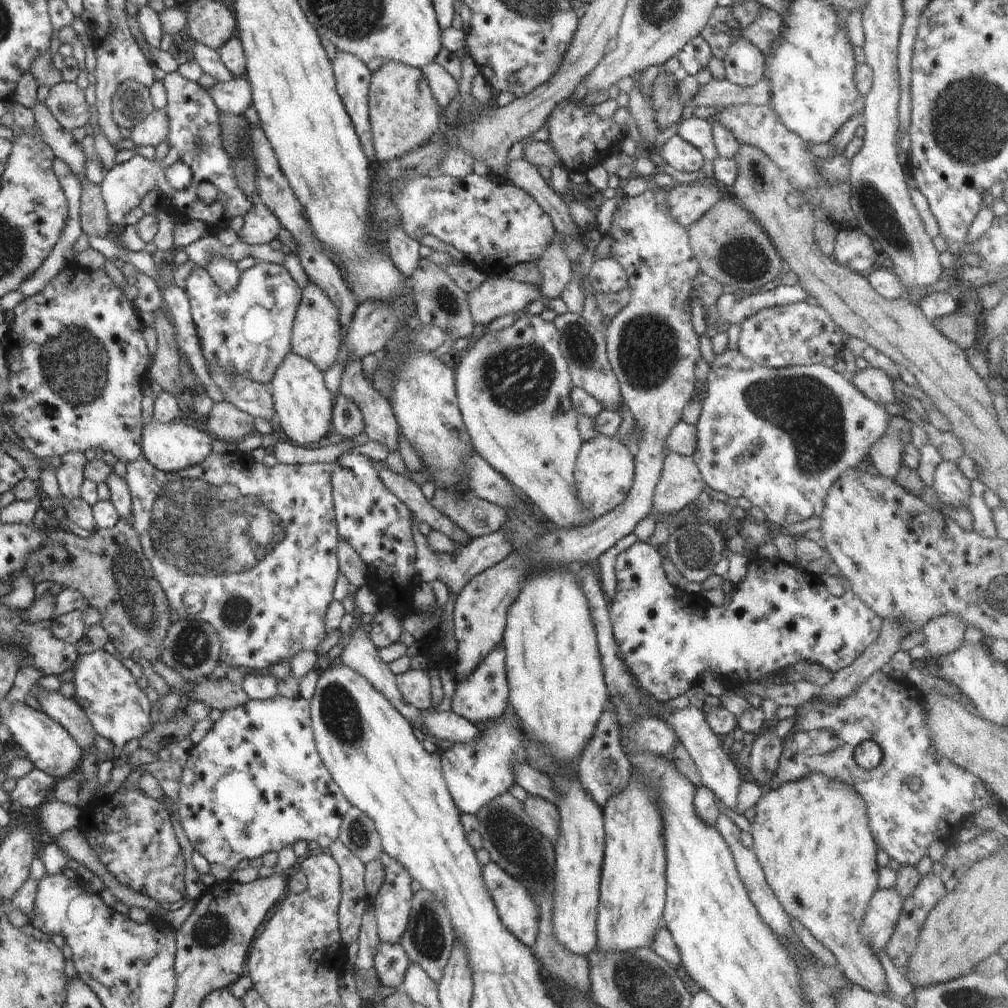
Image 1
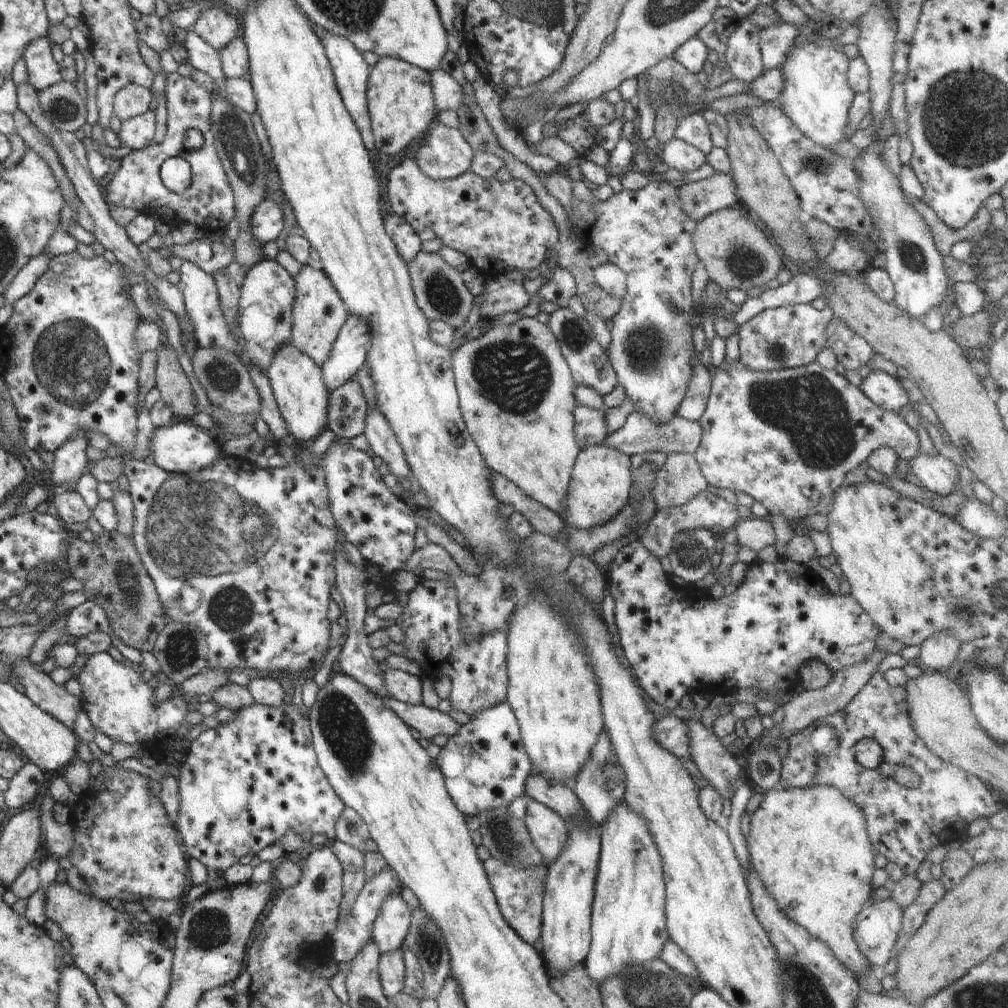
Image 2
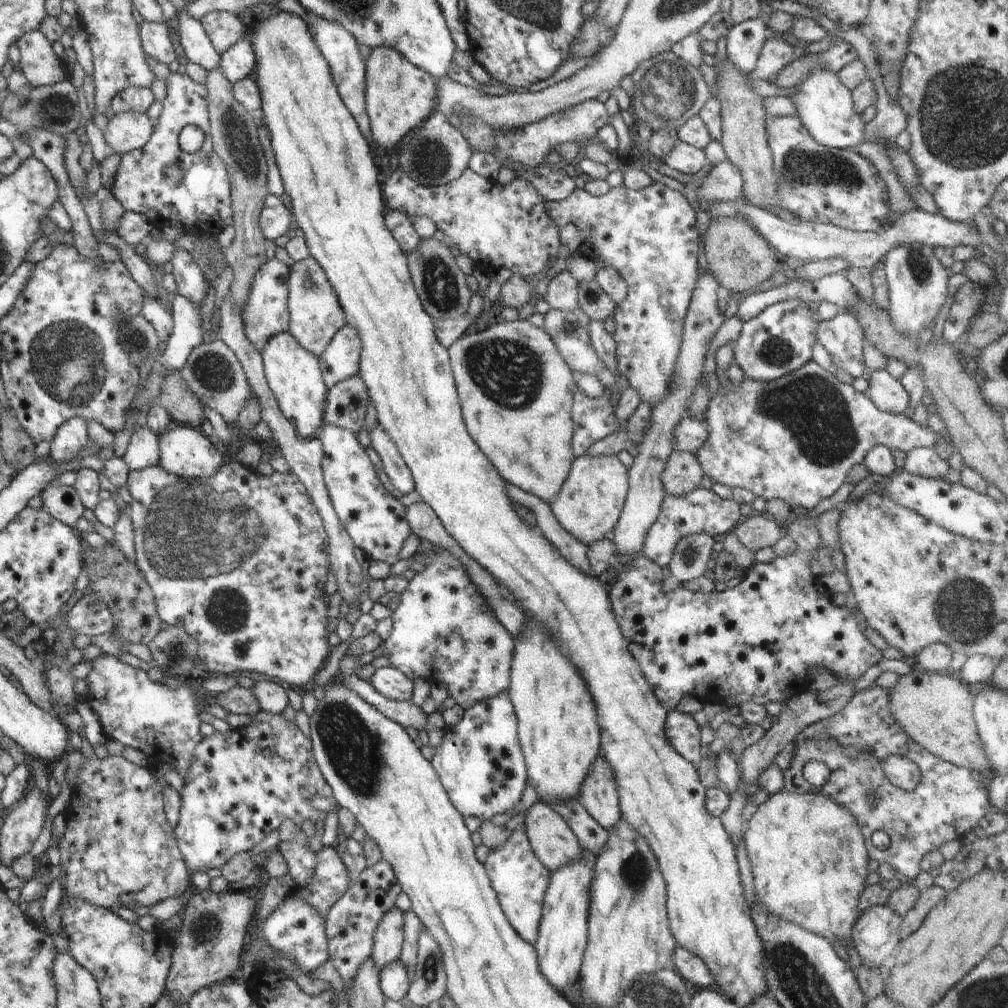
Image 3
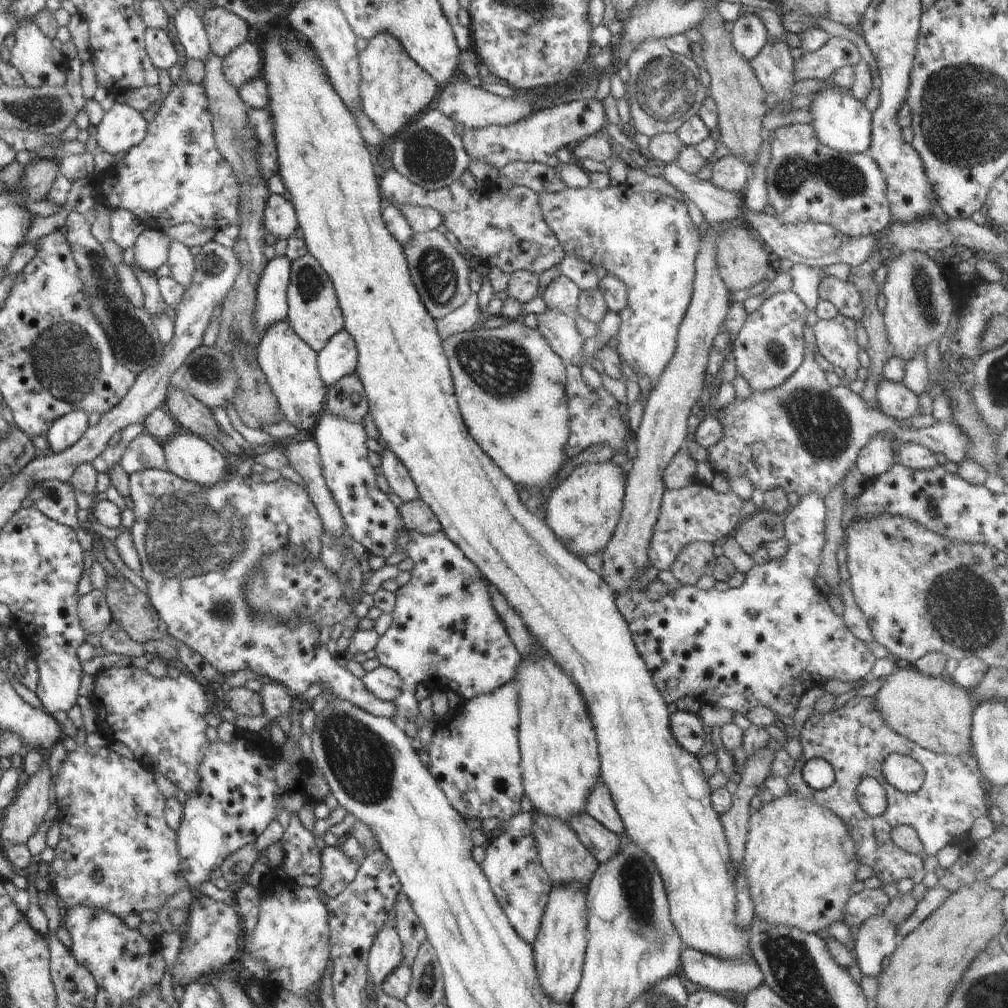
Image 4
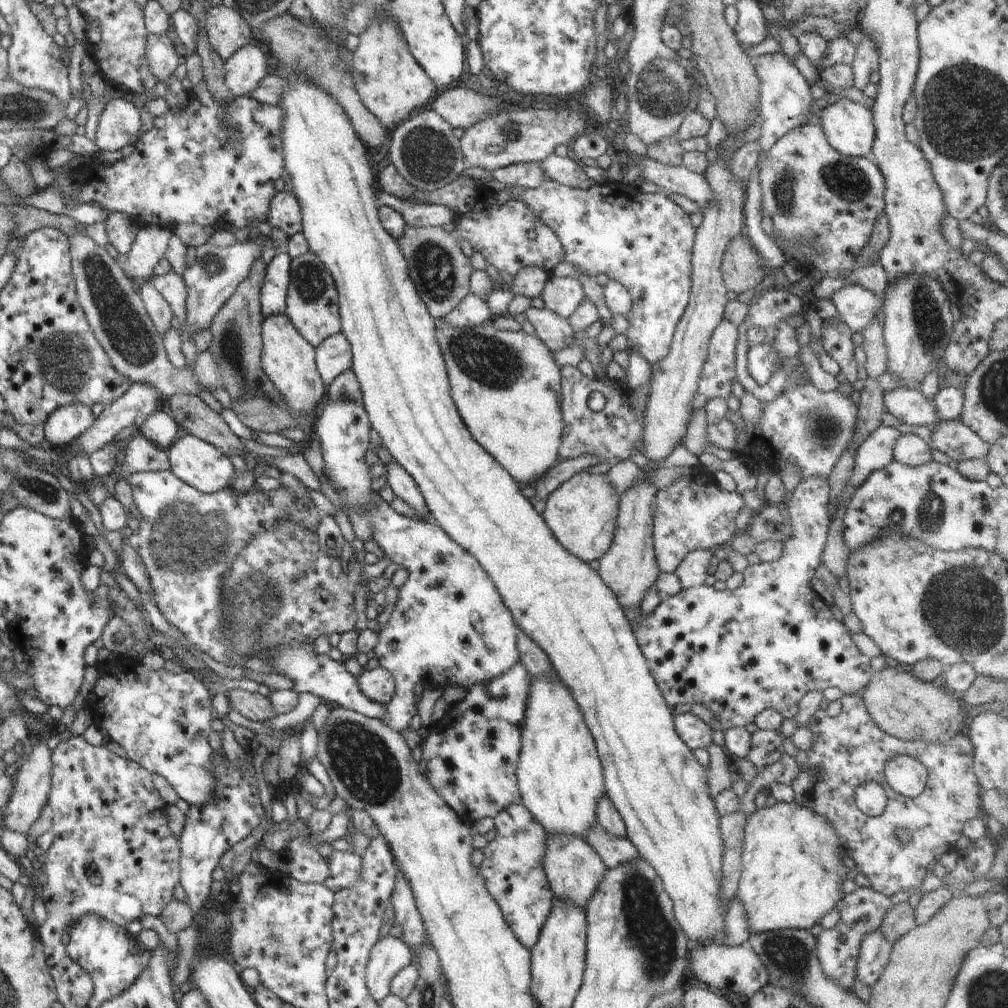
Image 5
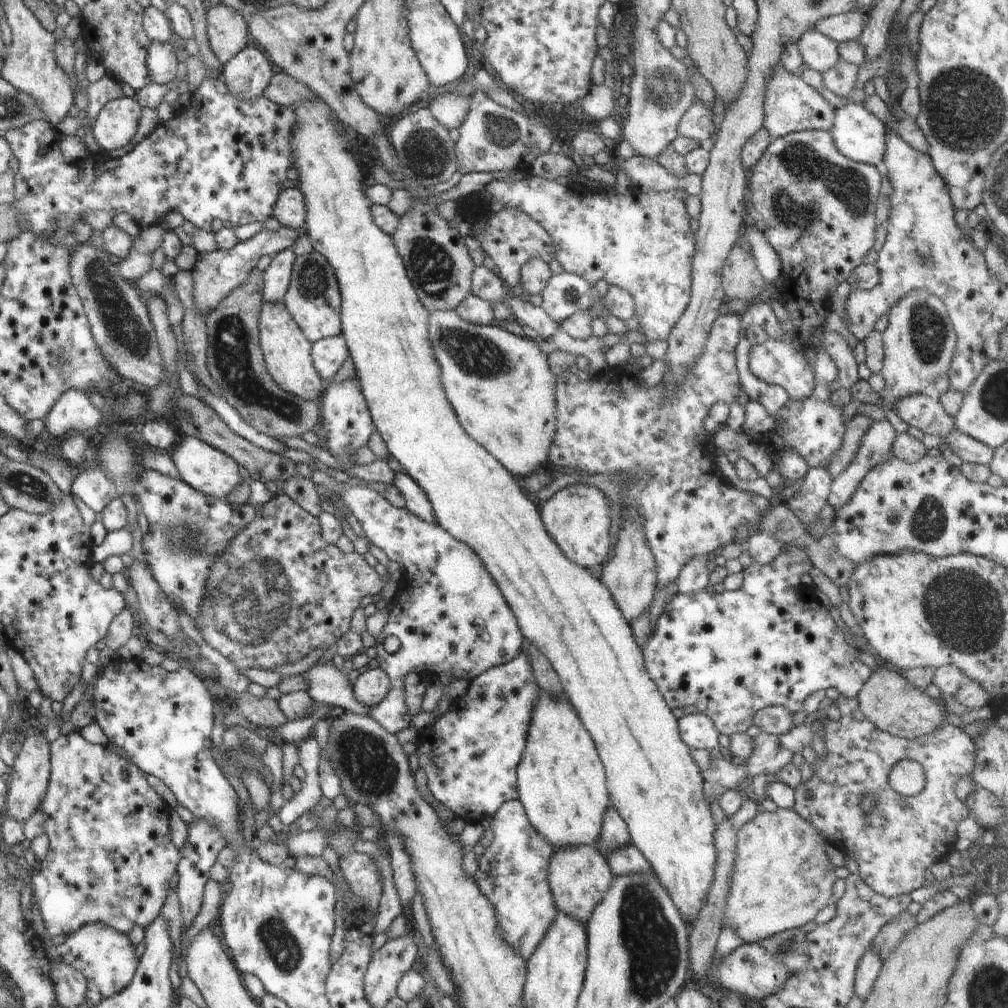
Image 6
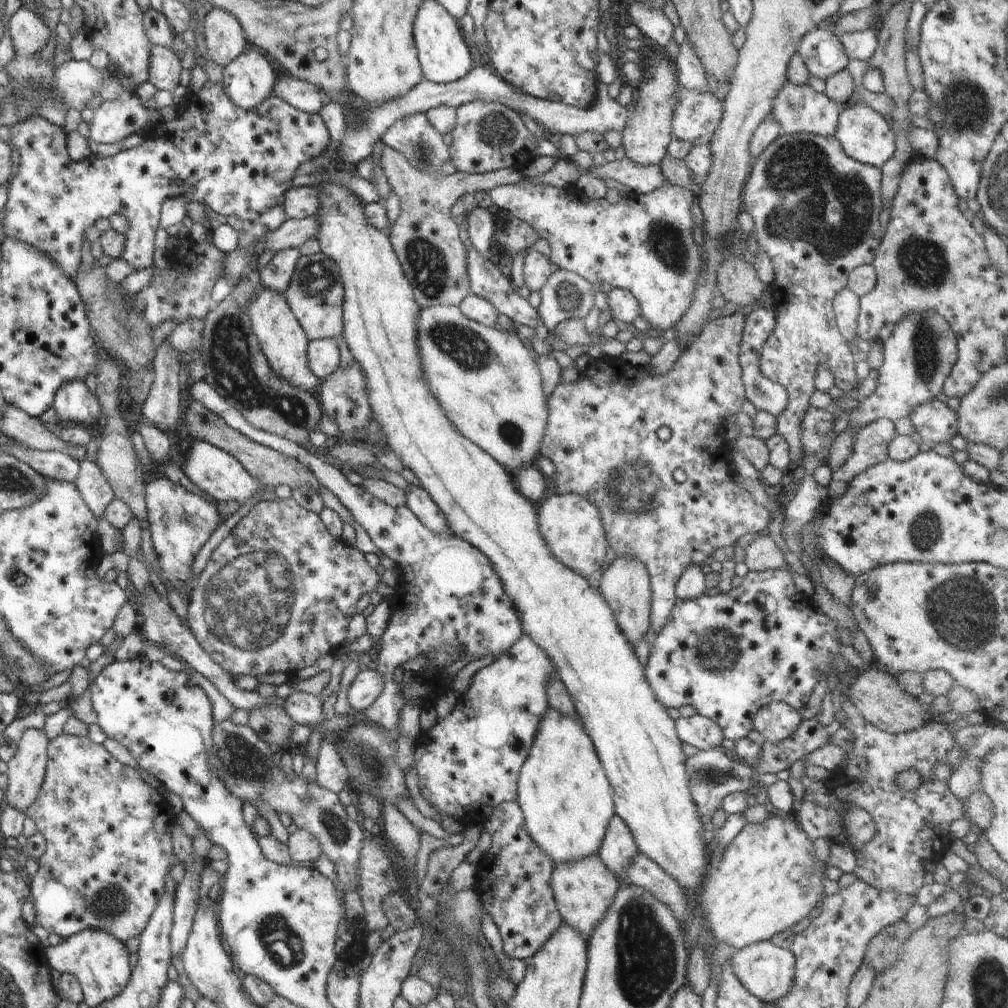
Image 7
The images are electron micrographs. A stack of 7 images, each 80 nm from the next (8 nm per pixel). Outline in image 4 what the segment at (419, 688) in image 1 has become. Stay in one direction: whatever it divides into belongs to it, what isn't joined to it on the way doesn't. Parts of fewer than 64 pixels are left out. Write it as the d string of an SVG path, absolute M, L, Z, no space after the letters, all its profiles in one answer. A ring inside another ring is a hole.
M380 665L362 678L365 687L380 700L396 700L401 695L403 680L391 668Z

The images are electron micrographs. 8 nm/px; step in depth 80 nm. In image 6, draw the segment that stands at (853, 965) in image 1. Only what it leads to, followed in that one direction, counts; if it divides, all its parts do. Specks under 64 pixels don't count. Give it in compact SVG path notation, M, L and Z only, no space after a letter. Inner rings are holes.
M778 807L775 812L760 811L743 826L739 827L737 832L737 857L734 863L731 886L727 896L725 922L723 926L728 925L729 929L734 929L735 933L738 933L738 936L740 936L744 943L758 943L776 933L790 929L800 929L804 924L812 922L816 914L828 910L828 900L832 898L832 885L839 878L834 873L836 867L828 861L828 856L826 855L826 851L824 851L826 842L828 842L828 840L826 840L825 836L818 829L815 829L804 817L801 817L793 808L785 809Z

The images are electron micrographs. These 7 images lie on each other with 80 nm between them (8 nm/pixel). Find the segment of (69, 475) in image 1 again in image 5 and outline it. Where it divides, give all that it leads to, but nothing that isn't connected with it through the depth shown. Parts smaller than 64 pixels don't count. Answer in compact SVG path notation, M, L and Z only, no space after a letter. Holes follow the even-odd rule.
M82 403L60 407L43 424L45 438L56 450L63 449L88 430L94 421L91 410Z

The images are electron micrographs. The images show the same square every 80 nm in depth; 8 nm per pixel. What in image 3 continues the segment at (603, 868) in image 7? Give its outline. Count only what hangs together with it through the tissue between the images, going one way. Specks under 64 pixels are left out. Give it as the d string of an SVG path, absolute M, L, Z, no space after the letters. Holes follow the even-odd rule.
M534 803L526 811L524 826L534 854L550 872L580 858L577 836L548 803Z

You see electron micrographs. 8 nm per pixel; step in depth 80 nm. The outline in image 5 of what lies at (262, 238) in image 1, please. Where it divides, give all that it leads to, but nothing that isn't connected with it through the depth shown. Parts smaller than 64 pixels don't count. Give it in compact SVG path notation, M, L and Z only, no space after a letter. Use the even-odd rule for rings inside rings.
M286 191L276 192L270 201L266 222L291 237L302 230L300 216L301 210L295 195Z

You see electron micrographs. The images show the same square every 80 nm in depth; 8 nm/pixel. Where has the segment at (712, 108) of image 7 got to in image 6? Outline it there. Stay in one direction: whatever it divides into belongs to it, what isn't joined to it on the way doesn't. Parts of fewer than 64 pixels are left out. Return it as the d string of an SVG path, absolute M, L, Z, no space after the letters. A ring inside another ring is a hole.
M695 98L690 108L682 115L678 132L680 136L709 145L709 137L714 131L713 112Z

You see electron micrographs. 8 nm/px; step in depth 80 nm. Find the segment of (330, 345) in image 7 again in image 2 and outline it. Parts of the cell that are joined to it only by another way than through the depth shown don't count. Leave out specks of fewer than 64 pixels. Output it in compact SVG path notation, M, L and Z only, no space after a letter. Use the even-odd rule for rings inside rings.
M350 313L321 366L324 384L330 392L355 378L356 372L367 360L371 342L367 322L361 316Z

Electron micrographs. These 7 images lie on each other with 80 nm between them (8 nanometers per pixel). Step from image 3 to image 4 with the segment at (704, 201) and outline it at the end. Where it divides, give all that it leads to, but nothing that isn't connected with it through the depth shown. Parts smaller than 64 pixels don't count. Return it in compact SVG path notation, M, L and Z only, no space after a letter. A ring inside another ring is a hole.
M728 154L713 164L712 175L708 181L720 190L742 195L747 188L750 174L751 168L744 160Z

